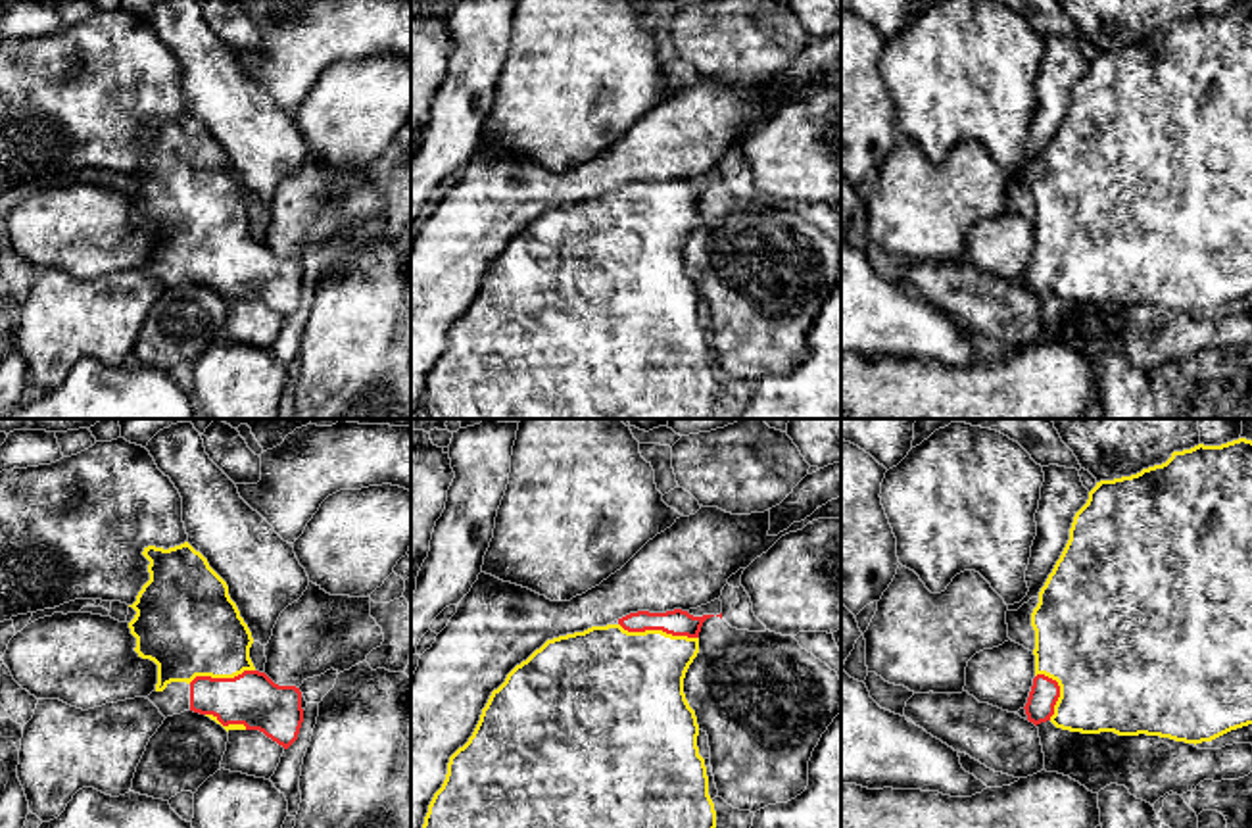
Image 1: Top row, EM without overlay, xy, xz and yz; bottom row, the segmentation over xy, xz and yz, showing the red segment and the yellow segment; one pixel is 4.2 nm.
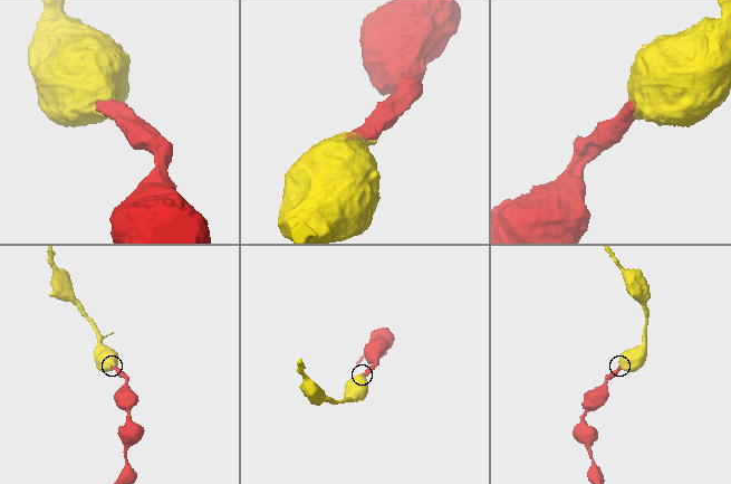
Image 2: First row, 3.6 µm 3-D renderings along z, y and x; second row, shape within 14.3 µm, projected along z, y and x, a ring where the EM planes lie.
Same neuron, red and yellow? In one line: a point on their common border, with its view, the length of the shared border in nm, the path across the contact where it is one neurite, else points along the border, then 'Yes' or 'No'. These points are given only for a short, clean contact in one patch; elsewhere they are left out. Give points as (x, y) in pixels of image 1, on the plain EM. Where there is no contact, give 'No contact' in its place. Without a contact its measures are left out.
Touches red at xz (659, 198). Shared border 340 nm. Path across: xz (678, 193), (673, 198), (659, 198), (659, 214), (630, 250). Yes

